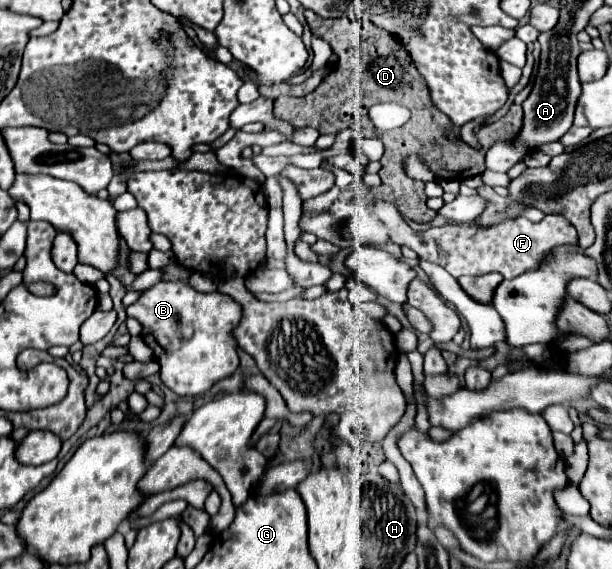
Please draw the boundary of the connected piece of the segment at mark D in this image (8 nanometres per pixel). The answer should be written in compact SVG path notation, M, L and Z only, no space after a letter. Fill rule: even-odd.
M373 24L365 26L361 40L363 40L363 44L361 44L361 60L363 60L365 72L363 72L363 86L359 88L359 96L353 100L353 104L355 104L353 118L359 122L359 126L373 128L373 124L371 124L371 120L367 116L367 110L373 104L381 104L381 102L403 104L413 114L411 120L403 128L389 130L389 132L385 132L381 136L381 142L385 144L385 154L379 160L383 164L383 168L379 170L381 186L373 188L373 194L379 200L393 202L399 208L399 212L403 214L403 218L407 218L407 220L431 222L435 218L435 212L431 212L425 202L415 202L415 198L417 200L425 198L425 192L423 192L425 184L423 182L415 182L415 180L411 180L405 174L403 160L409 154L419 154L419 156L423 156L427 166L431 166L431 170L439 178L445 178L445 180L467 180L467 178L473 178L473 176L481 176L485 172L485 152L497 140L511 140L521 130L523 110L521 110L519 104L513 104L509 108L509 112L501 120L489 122L489 124L484 124L478 129L476 135L479 138L479 143L481 147L487 148L481 148L481 150L459 148L455 140L445 140L445 130L451 128L451 120L443 112L439 112L435 108L435 104L431 102L429 88L427 88L423 76L417 72L407 48L403 46L403 42L397 36L377 28Z

